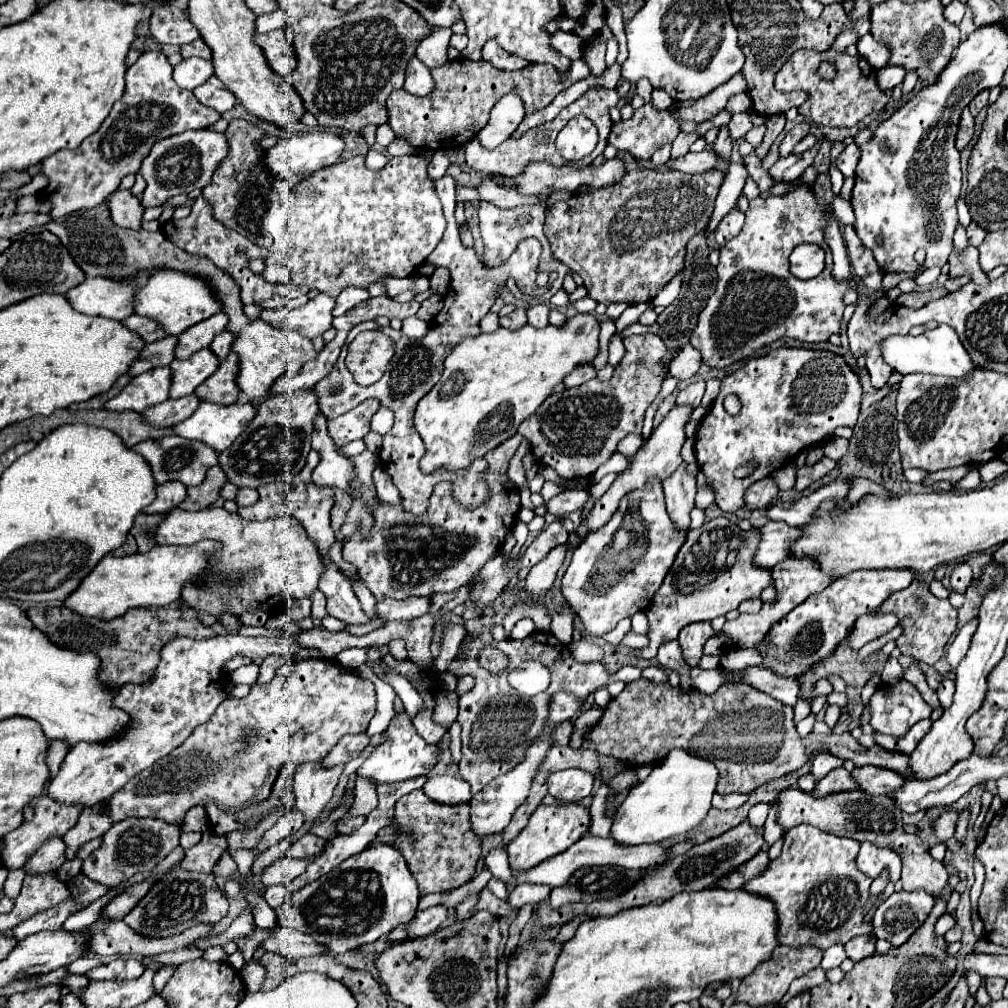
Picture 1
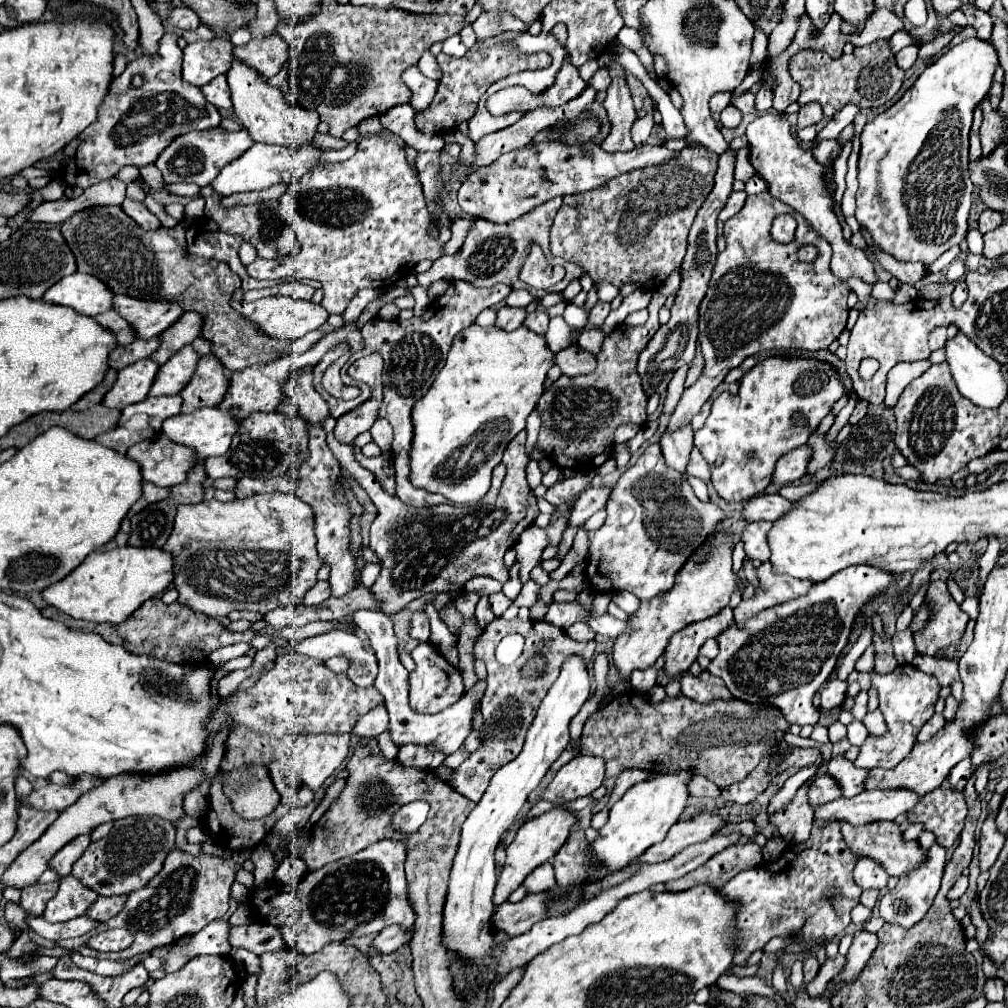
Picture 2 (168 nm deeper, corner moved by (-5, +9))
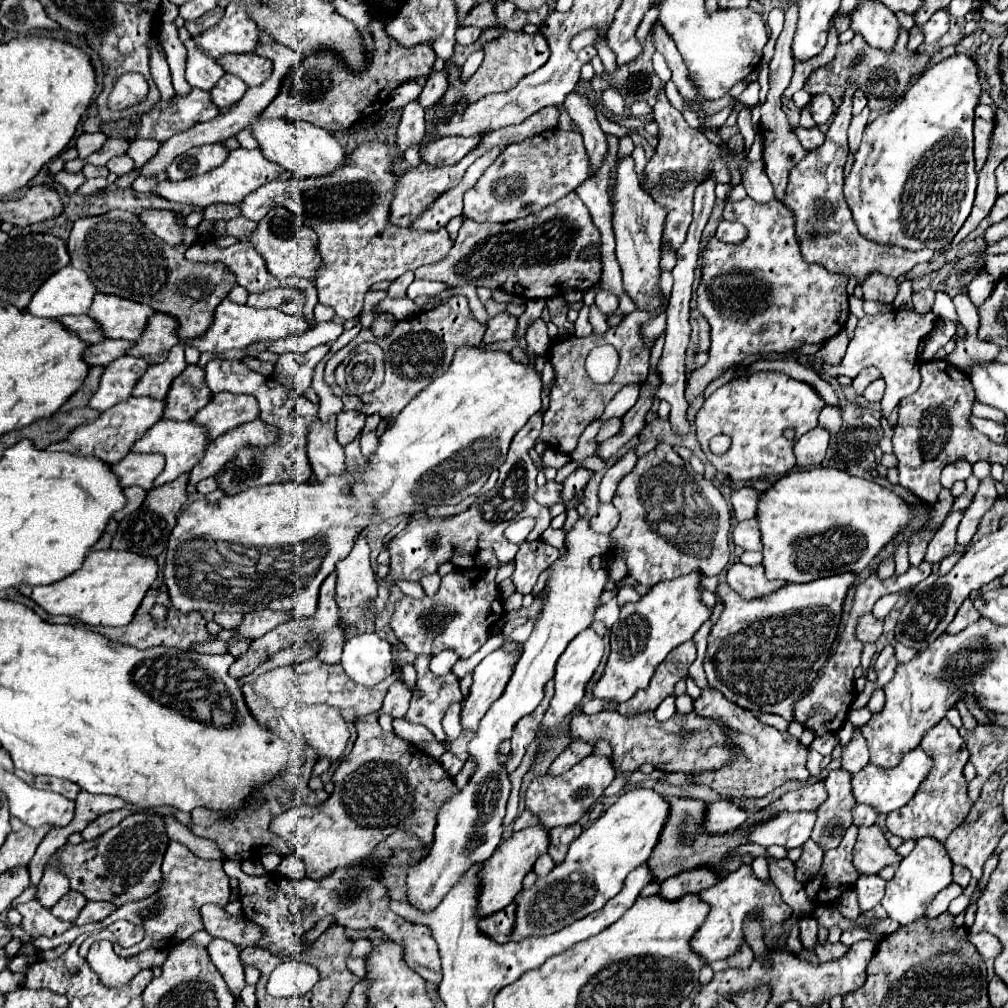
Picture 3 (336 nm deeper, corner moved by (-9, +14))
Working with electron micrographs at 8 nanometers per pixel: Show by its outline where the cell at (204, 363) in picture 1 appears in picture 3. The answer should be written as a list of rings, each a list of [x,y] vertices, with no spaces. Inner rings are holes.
[[[175,344],[161,364],[147,366],[147,372],[141,376],[141,380],[133,388],[133,396],[149,396],[155,400],[163,400],[169,392],[169,386],[173,378],[177,378],[185,370],[185,356],[183,356],[183,344]]]

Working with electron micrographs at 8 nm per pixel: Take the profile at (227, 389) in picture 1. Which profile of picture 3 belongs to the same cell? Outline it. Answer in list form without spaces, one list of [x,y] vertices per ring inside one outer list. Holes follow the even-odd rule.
[[[197,364],[187,366],[185,372],[181,372],[169,392],[167,392],[167,410],[163,410],[163,418],[181,422],[181,420],[191,420],[203,404],[211,400],[211,392],[203,380],[205,372]]]

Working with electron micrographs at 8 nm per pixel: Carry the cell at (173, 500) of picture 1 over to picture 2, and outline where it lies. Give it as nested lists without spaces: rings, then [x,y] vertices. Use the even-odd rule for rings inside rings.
[[[145,483],[145,485],[143,485],[143,497],[141,497],[133,507],[131,507],[129,515],[133,515],[133,513],[141,511],[143,507],[147,507],[147,505],[151,505],[151,503],[157,503],[157,501],[167,499],[167,493],[171,493],[171,489],[169,489],[169,487],[159,487],[159,485]]]

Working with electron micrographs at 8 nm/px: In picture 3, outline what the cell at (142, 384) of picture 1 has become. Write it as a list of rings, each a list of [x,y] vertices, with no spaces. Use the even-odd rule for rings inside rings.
[[[121,356],[119,360],[113,360],[105,366],[99,388],[89,400],[89,408],[103,412],[111,406],[115,406],[121,400],[127,400],[131,396],[131,390],[135,382],[145,372],[147,362],[133,356]]]

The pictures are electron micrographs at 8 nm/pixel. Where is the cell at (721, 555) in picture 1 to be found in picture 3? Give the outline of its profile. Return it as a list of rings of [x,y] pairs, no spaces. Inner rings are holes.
[[[693,572],[689,576],[659,582],[639,602],[621,606],[621,616],[611,628],[611,654],[601,680],[593,686],[593,698],[617,704],[629,700],[637,690],[649,686],[657,666],[673,648],[693,638],[709,616],[709,608],[701,604],[699,580],[701,576]]]

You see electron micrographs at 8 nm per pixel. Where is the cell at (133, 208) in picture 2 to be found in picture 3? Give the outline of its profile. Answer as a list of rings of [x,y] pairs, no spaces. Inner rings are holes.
[[[145,210],[141,214],[143,224],[159,236],[163,242],[175,246],[183,244],[183,224],[177,220],[177,216],[169,210]]]

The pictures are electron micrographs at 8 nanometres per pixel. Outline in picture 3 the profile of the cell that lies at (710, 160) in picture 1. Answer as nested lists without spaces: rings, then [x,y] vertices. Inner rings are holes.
[[[553,128],[539,136],[507,146],[507,150],[485,170],[477,184],[465,192],[463,214],[477,222],[511,222],[541,212],[547,204],[573,192],[589,174],[589,158],[579,132]]]

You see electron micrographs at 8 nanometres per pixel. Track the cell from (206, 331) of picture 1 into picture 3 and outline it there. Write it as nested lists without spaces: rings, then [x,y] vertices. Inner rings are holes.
[[[155,312],[151,320],[147,320],[147,328],[143,330],[143,336],[127,350],[129,356],[137,356],[147,360],[147,364],[157,364],[163,362],[169,354],[169,350],[179,344],[179,336],[175,334],[177,322],[167,316]]]

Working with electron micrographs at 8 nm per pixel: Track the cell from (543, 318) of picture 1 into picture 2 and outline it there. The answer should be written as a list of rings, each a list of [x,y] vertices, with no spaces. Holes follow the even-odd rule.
[[[537,307],[533,313],[527,315],[527,319],[525,319],[523,325],[527,325],[535,333],[545,333],[547,325],[549,325],[549,315],[541,307]]]

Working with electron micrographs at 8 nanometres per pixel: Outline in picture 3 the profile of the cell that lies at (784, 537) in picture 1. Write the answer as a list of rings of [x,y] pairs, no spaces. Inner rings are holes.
[[[743,520],[737,522],[737,526],[731,532],[731,540],[733,544],[741,546],[743,550],[761,550],[763,544],[759,540],[759,528],[757,528],[757,520]]]

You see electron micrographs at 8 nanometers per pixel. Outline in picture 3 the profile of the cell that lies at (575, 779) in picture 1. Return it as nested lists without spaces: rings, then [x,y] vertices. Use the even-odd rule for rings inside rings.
[[[591,754],[559,776],[551,776],[551,774],[535,776],[525,792],[525,808],[533,816],[537,816],[541,826],[545,828],[575,824],[595,806],[595,802],[603,796],[605,788],[613,782],[613,778],[615,778],[615,770],[611,760],[605,756]]]

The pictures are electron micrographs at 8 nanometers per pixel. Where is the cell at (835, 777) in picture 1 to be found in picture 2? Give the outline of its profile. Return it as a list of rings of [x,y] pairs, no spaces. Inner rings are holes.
[[[821,775],[809,787],[809,803],[813,807],[819,807],[819,805],[839,799],[839,797],[841,797],[841,793],[839,793],[839,785],[835,785],[835,777]]]

